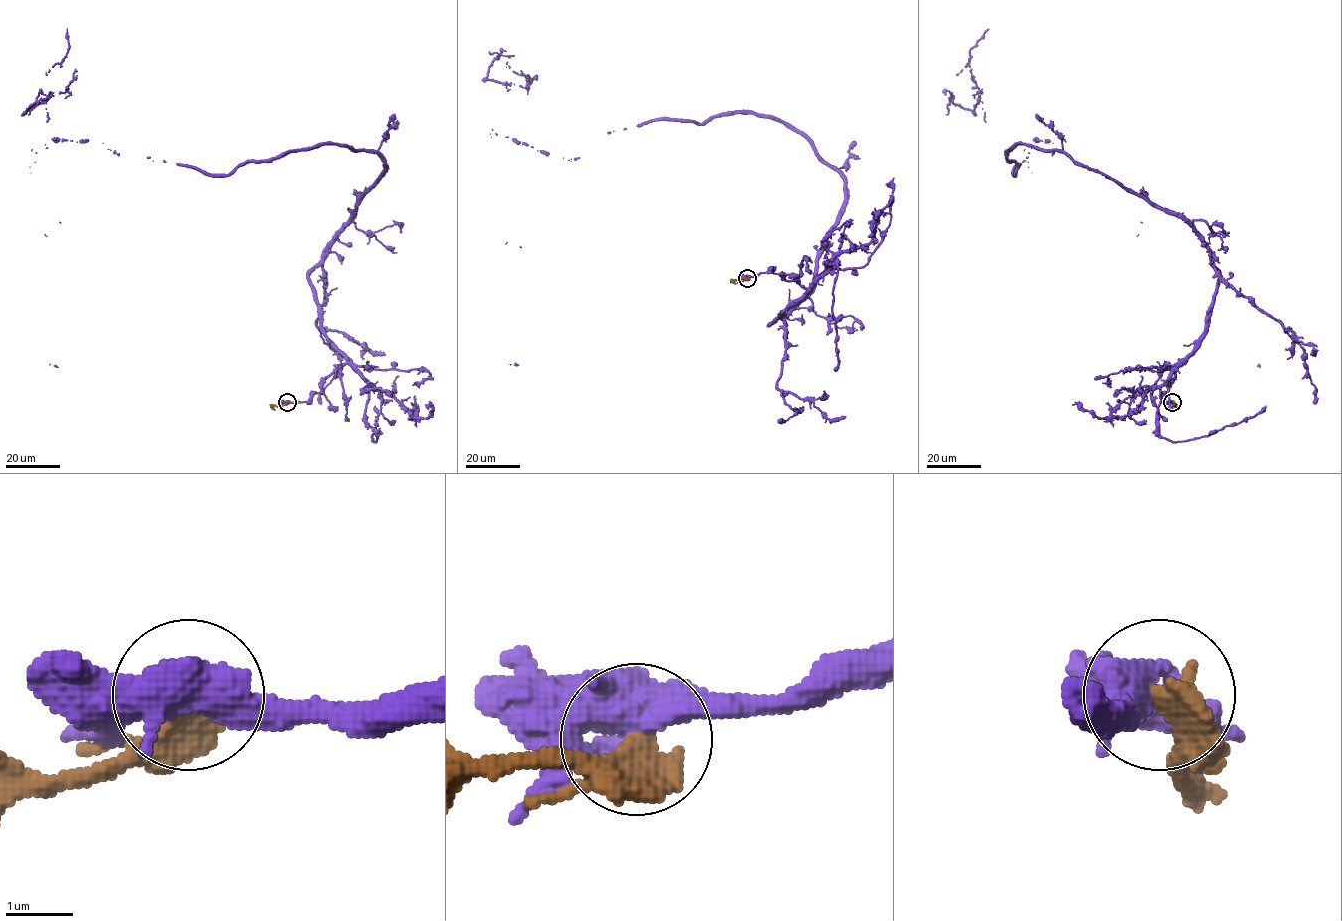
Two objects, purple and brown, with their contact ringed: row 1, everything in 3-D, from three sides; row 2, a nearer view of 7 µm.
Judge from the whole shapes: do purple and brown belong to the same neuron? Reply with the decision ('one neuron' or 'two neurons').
two neurons

